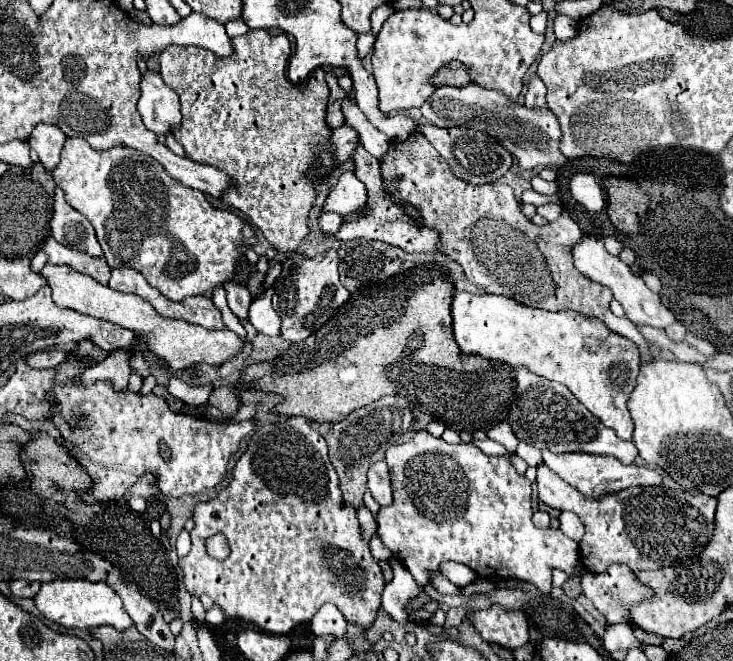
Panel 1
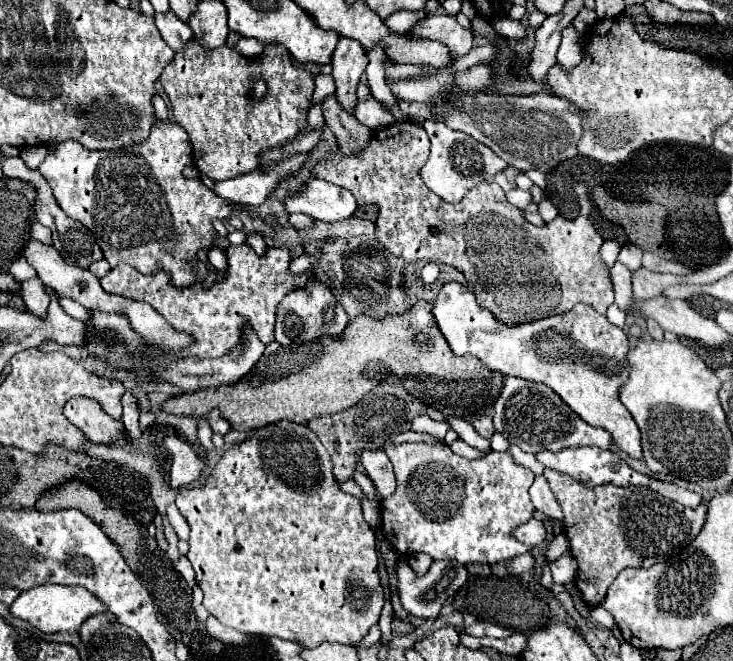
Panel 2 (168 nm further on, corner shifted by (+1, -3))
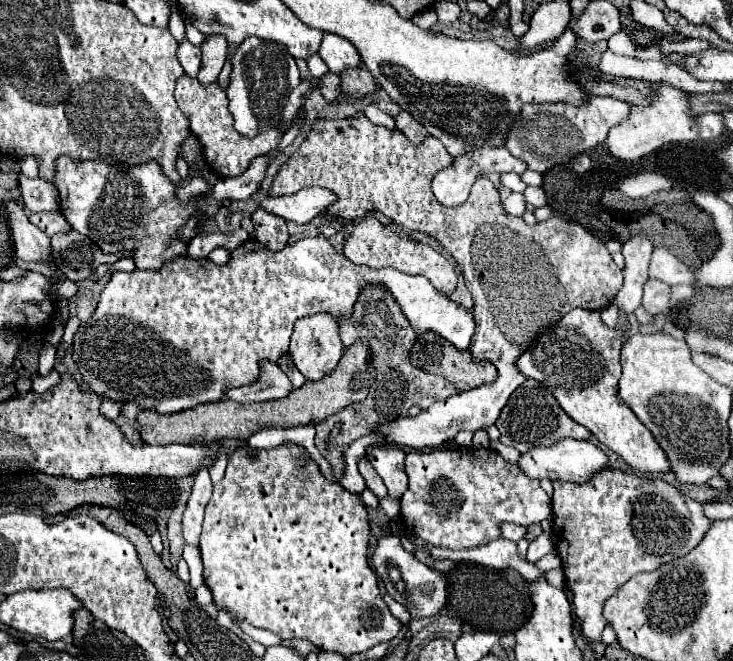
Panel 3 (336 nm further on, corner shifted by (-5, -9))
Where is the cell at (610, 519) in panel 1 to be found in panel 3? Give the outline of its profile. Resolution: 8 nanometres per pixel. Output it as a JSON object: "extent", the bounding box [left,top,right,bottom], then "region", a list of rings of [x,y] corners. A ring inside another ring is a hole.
{"extent":[552,468,710,640],"region":[[[608,468],[592,478],[590,484],[574,484],[554,480],[554,496],[552,496],[552,512],[554,512],[554,528],[558,532],[556,552],[562,558],[566,584],[572,590],[574,598],[574,614],[580,620],[582,632],[588,640],[600,640],[600,634],[606,626],[606,618],[602,616],[604,602],[634,574],[652,572],[662,564],[686,556],[694,550],[704,534],[710,528],[710,520],[702,514],[702,506],[696,500],[684,498],[676,486],[666,480],[642,478],[634,474],[624,474],[620,470]]]}

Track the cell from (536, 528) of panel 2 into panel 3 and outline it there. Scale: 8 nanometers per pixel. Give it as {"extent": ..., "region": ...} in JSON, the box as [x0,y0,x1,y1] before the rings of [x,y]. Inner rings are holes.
{"extent":[502,524,526,542],"region":[[[502,524],[502,534],[504,534],[506,540],[520,542],[520,540],[526,538],[526,528],[518,526],[518,524]]]}

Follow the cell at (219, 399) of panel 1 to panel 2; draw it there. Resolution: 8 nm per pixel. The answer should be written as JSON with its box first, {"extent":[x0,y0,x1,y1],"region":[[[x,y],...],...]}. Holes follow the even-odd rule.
{"extent":[160,300,504,432],"region":[[[420,300],[412,310],[402,316],[388,316],[386,320],[358,316],[344,328],[338,338],[322,336],[306,344],[280,346],[278,352],[274,352],[272,356],[262,356],[252,368],[252,374],[248,374],[240,382],[232,386],[222,386],[220,390],[182,392],[178,396],[168,398],[160,408],[168,414],[194,418],[202,418],[212,408],[218,408],[220,414],[230,422],[232,430],[250,432],[280,420],[308,424],[312,418],[340,412],[344,408],[354,406],[366,392],[370,392],[380,382],[392,382],[408,388],[412,396],[420,398],[426,406],[440,410],[444,416],[482,416],[490,412],[494,400],[498,398],[504,384],[504,376],[488,368],[486,364],[480,364],[480,360],[474,356],[454,356],[440,328],[436,326],[436,320],[432,316],[432,304]]]}

